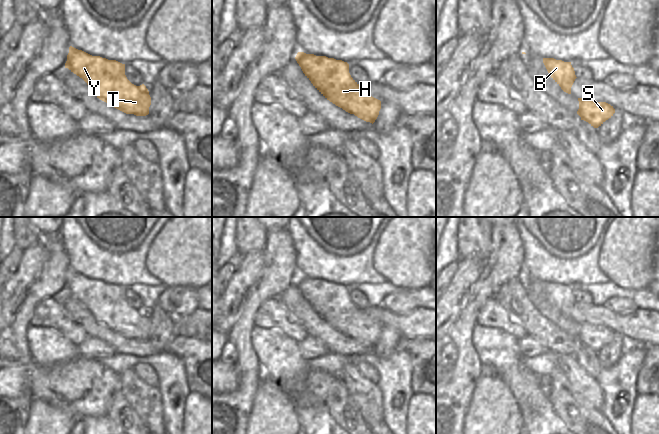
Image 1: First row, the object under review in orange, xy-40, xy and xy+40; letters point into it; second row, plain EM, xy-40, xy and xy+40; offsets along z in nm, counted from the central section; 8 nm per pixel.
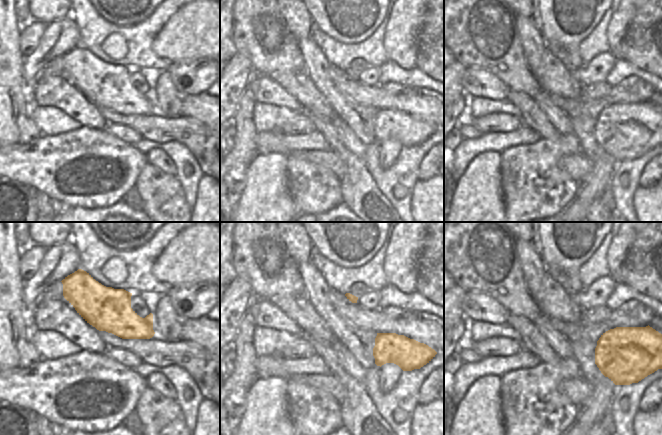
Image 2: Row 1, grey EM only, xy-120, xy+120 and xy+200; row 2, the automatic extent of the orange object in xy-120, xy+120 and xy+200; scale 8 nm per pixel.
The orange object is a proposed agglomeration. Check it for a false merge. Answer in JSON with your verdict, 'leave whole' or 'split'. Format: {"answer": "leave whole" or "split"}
{"answer": "leave whole"}

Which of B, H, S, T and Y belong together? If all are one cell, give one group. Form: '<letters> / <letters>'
B H S T Y

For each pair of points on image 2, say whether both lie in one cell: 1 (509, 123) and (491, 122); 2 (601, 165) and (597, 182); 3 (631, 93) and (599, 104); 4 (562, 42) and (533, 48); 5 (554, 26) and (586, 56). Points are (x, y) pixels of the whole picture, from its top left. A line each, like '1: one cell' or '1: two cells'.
1: one cell
2: one cell
3: one cell
4: two cells
5: two cells

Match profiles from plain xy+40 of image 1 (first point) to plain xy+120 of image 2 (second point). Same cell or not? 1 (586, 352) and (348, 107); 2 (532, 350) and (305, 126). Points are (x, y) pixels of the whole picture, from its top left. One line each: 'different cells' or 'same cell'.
1: same cell
2: same cell

